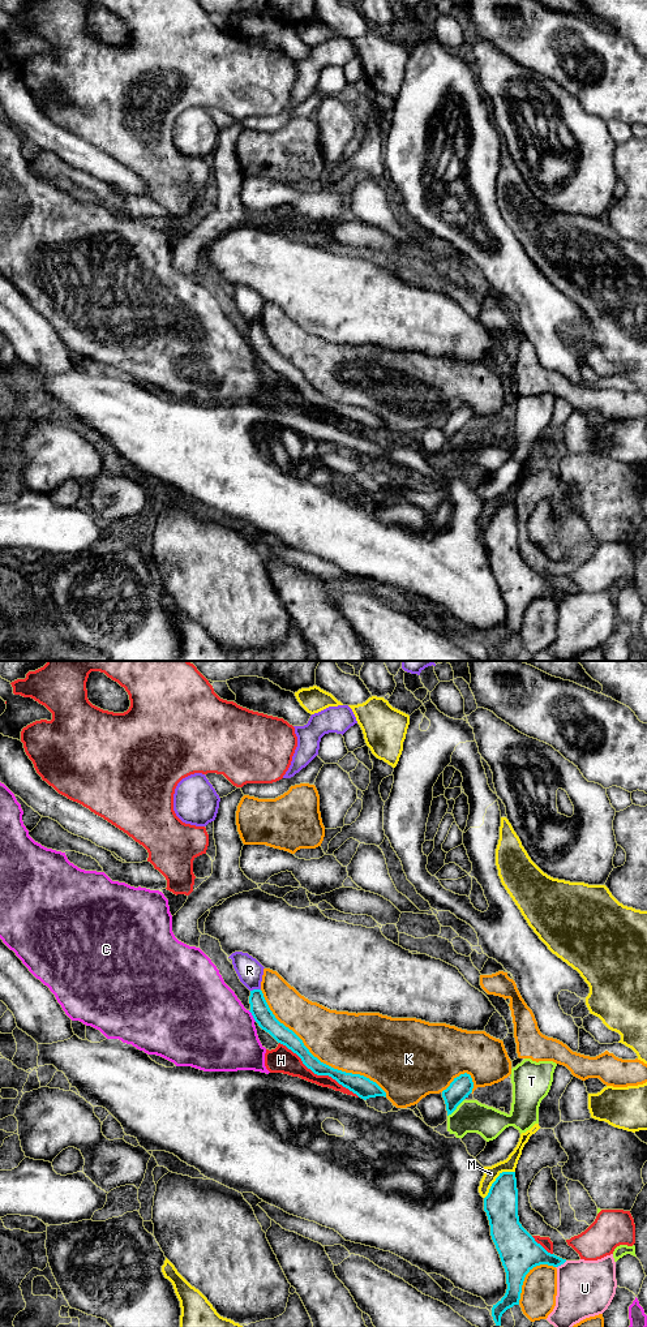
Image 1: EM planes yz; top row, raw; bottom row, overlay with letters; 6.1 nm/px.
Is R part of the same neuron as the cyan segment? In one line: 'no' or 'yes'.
no

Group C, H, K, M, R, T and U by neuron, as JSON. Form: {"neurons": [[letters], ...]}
{"neurons": [["C"], ["H"], ["K"], ["M"], ["R"], ["T"], ["U"]]}

